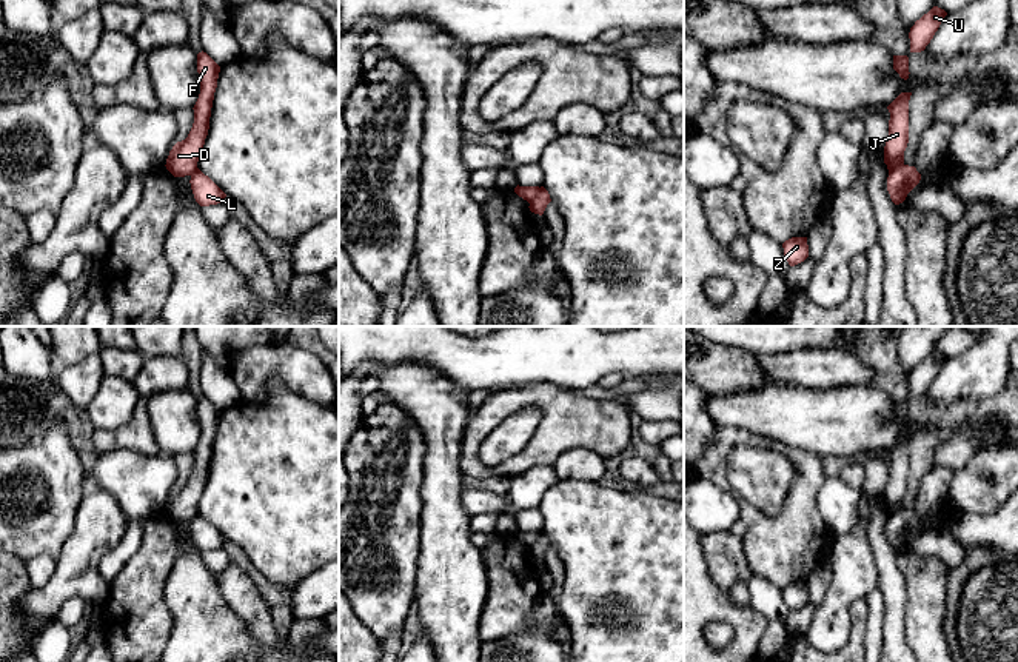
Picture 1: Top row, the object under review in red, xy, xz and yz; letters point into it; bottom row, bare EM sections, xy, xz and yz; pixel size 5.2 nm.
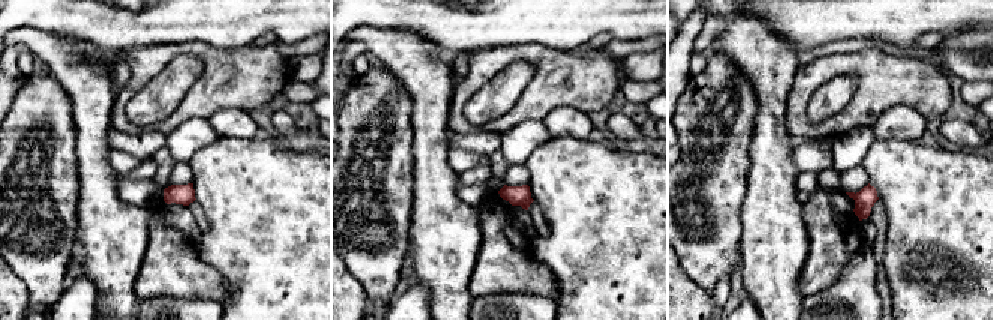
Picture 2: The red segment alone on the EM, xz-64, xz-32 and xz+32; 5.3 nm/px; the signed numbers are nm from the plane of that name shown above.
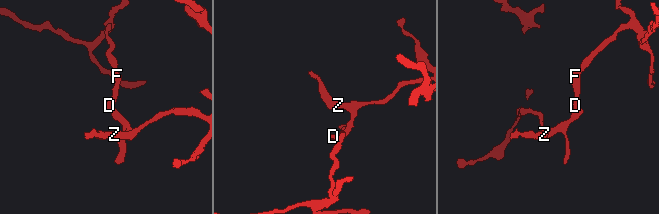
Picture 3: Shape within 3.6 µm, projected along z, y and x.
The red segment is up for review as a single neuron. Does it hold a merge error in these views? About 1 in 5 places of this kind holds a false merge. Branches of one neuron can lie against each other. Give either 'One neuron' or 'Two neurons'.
Two neurons

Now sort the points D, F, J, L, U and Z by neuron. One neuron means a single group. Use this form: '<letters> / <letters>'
D F J U / L Z

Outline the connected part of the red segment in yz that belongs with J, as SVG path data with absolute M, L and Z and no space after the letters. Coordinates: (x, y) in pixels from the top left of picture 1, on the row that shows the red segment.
M901 92L889 106L889 135L884 146L884 163L895 169L904 163L904 151L909 143L909 100L912 92Z

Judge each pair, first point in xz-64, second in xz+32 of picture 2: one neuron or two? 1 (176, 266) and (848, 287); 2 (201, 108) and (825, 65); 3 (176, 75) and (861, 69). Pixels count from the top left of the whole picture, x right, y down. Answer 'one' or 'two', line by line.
1: two
2: one
3: two

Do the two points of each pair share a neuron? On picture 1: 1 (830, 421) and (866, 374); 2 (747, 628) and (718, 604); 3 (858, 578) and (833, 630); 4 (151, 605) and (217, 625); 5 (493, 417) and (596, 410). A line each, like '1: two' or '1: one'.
1: two
2: one
3: one
4: two
5: one

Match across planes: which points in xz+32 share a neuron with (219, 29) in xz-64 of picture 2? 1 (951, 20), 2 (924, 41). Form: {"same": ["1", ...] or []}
{"same": ["1"]}

